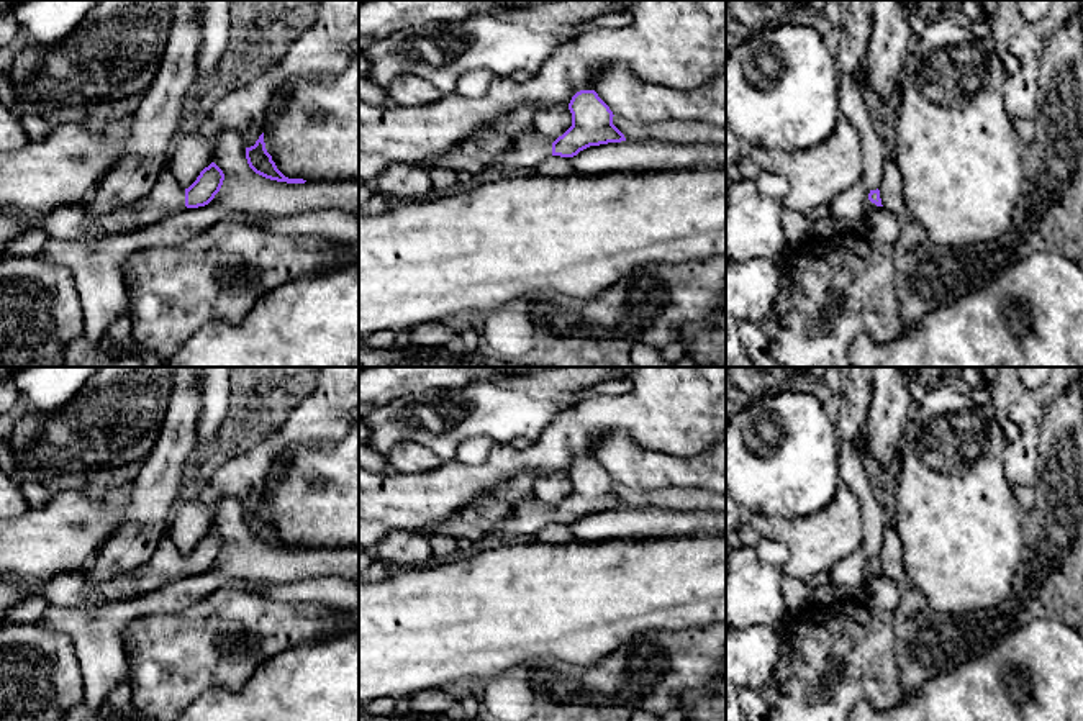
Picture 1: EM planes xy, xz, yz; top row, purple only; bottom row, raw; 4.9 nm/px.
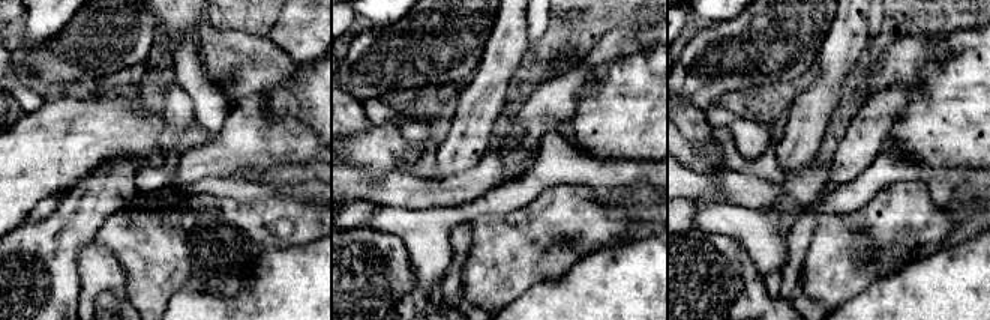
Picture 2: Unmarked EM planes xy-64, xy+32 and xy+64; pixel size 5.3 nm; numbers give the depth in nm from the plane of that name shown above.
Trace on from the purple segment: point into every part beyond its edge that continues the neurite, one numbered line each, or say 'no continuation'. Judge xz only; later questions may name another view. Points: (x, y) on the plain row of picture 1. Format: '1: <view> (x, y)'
1: xz (528, 516)

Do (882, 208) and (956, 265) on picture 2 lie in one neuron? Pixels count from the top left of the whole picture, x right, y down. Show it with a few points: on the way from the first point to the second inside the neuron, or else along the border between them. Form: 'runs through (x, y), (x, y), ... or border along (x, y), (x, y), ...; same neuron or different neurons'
border along (939, 245), (905, 265); different neurons

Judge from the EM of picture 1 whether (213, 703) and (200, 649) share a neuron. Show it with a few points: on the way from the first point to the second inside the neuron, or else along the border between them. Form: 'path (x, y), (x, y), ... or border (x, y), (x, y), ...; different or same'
border (248, 680), (241, 689), (207, 689), (190, 703); different

